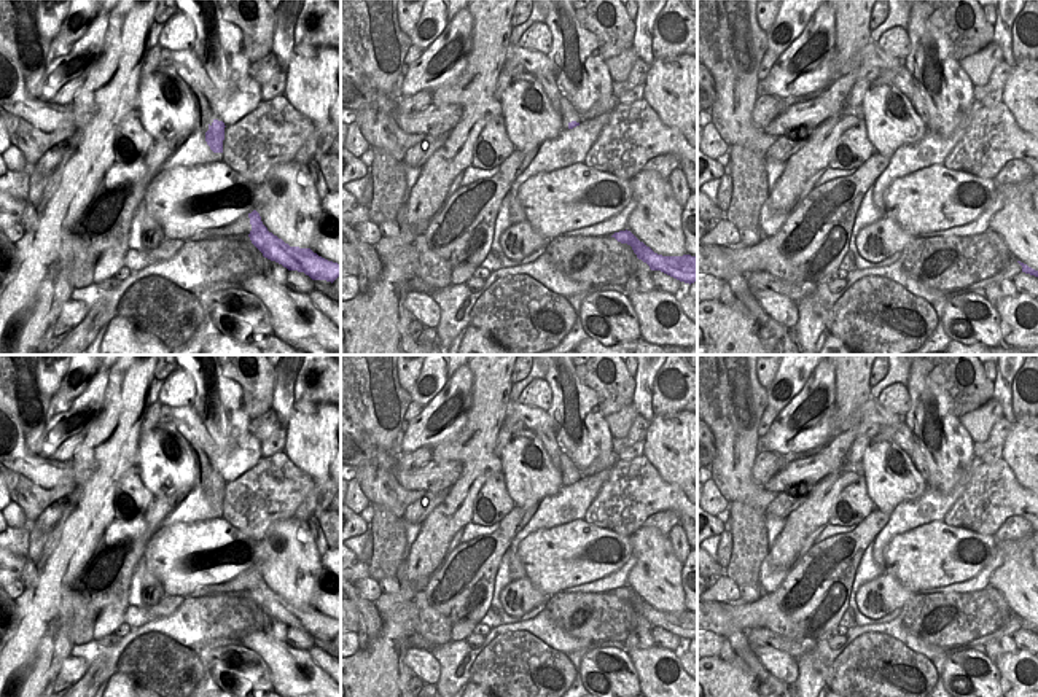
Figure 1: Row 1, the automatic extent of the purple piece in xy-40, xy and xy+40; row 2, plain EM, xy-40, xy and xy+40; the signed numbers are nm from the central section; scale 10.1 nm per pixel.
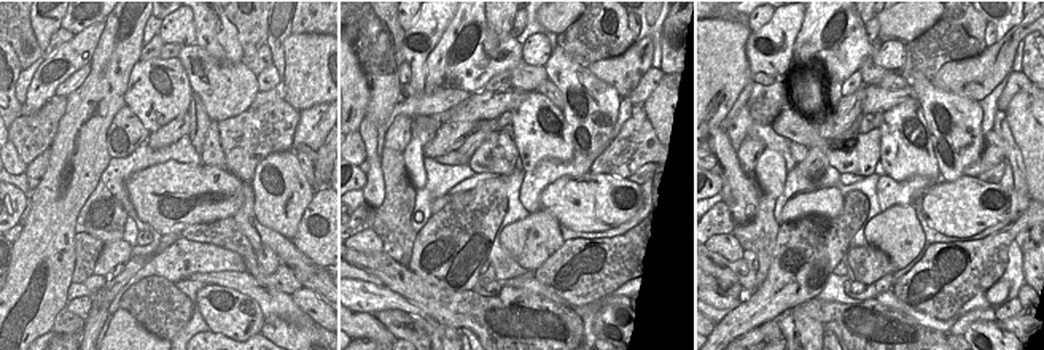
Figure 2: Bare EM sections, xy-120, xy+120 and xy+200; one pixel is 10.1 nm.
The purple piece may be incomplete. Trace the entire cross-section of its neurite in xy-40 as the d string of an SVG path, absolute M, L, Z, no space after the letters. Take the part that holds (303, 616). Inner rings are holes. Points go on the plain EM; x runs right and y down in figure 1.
M256 567L248 570L248 574L252 581L248 594L264 614L282 621L288 627L304 629L312 637L333 640L341 632L341 621L318 613L310 605L290 603L269 589Z

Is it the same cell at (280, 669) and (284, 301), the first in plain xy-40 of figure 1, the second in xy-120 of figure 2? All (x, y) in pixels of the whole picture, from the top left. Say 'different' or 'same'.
same

